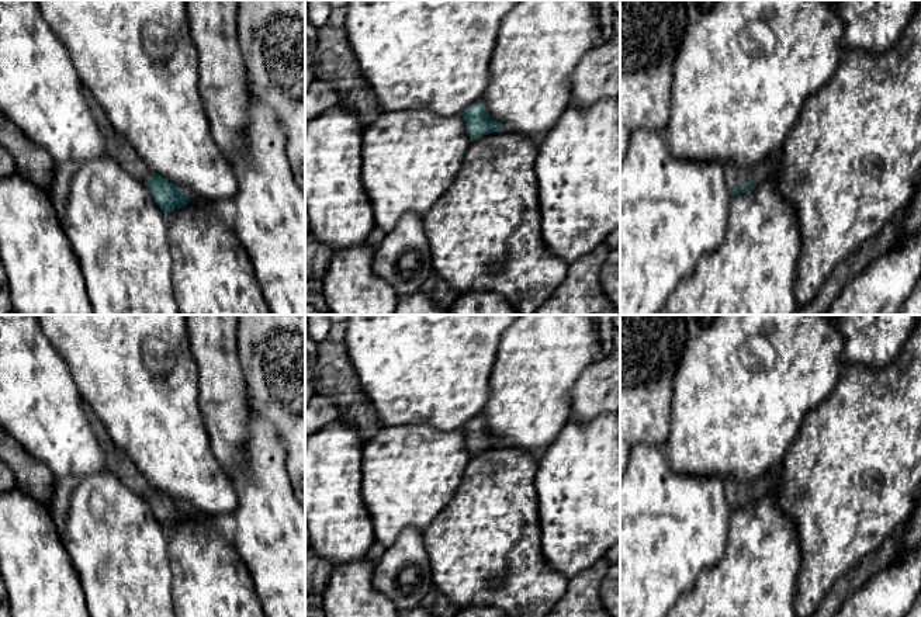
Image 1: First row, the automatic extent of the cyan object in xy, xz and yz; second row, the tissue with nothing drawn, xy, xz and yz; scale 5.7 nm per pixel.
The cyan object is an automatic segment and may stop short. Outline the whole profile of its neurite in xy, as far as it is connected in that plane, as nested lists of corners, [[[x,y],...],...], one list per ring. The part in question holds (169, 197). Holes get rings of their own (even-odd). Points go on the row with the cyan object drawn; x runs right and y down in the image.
[[[84,87],[83,94],[100,128],[100,132],[105,139],[107,155],[149,190],[155,202],[165,212],[165,215],[187,205],[190,195],[184,190],[169,183],[160,174],[155,173],[138,155],[131,142],[114,129],[104,110]]]

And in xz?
[[[481,100],[468,105],[461,114],[471,141],[503,131],[503,125],[488,114],[488,110]]]

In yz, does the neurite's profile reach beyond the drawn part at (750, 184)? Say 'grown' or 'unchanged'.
grown

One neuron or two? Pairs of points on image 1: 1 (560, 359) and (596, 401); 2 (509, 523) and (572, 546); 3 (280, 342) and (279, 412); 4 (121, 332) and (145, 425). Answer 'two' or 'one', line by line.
1: two
2: two
3: one
4: one

